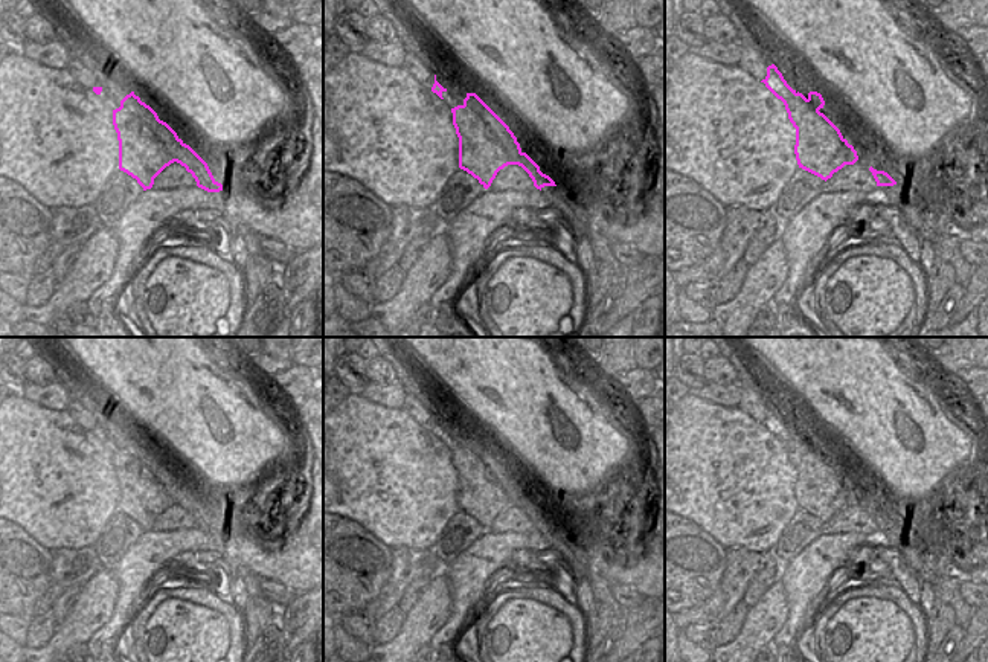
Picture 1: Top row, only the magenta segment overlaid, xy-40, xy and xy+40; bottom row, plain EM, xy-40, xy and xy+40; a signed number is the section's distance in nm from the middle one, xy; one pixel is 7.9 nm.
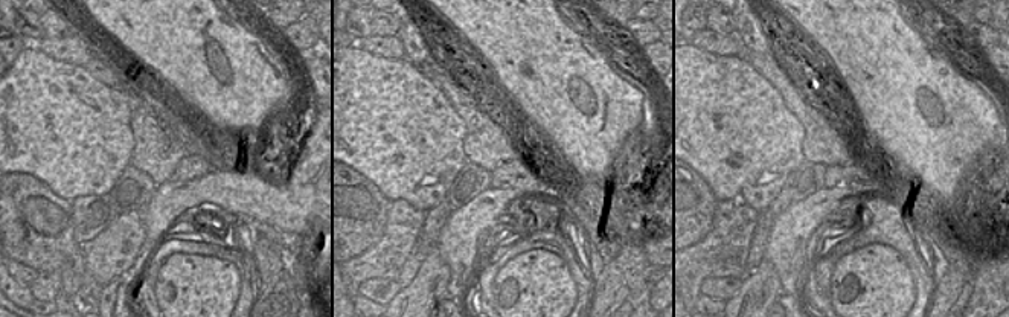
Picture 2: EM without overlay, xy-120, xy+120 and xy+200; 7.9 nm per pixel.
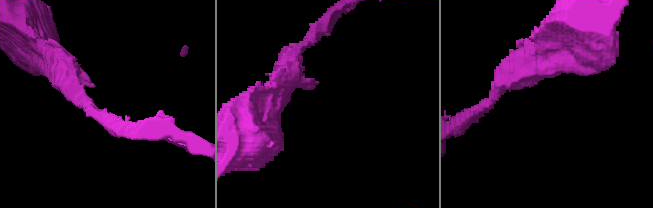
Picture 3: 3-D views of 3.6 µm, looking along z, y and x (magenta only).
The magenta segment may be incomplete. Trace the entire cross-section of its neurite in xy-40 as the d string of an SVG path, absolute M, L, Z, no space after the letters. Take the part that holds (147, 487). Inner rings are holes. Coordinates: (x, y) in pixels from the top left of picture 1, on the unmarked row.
M134 433L113 452L113 467L119 482L119 511L136 520L143 532L151 531L154 520L174 503L192 516L198 529L223 532L207 505Z

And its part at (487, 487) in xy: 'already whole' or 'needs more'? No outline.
already whole

